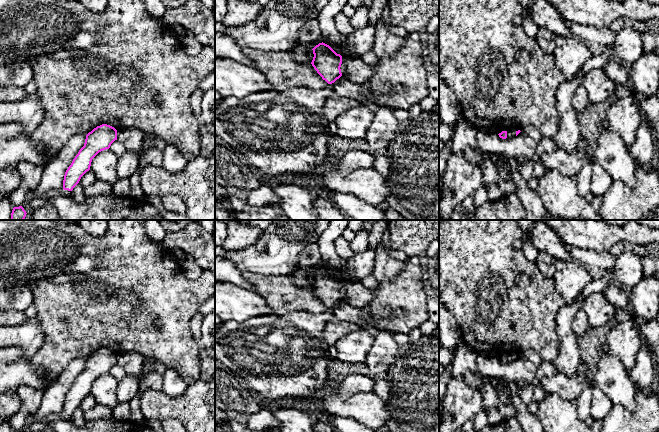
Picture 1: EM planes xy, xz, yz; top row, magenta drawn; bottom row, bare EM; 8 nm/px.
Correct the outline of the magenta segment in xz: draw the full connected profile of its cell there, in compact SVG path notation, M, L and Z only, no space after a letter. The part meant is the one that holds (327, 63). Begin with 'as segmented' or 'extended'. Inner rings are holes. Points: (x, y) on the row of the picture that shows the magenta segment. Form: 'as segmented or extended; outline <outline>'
as segmented; outline M319 43L313 49L313 60L311 62L317 73L328 84L334 83L342 76L342 56L337 54L329 45Z

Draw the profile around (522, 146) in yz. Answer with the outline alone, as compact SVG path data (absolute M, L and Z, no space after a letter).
M479 128L476 140L480 149L486 153L505 154L512 158L524 158L528 162L533 161L537 151L537 142L521 132L515 138L507 140L500 138L498 133Z

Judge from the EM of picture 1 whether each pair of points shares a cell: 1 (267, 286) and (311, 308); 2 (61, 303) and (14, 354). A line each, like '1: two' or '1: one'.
1: one
2: two

